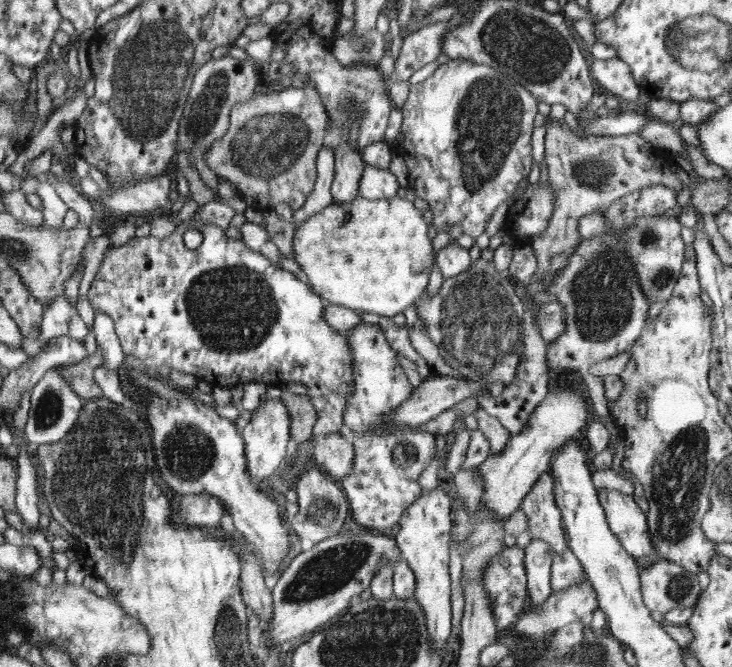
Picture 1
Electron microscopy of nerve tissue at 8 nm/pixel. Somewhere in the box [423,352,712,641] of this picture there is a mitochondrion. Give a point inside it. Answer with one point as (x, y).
(677, 481)

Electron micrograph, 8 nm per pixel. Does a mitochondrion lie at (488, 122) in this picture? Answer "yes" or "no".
yes

